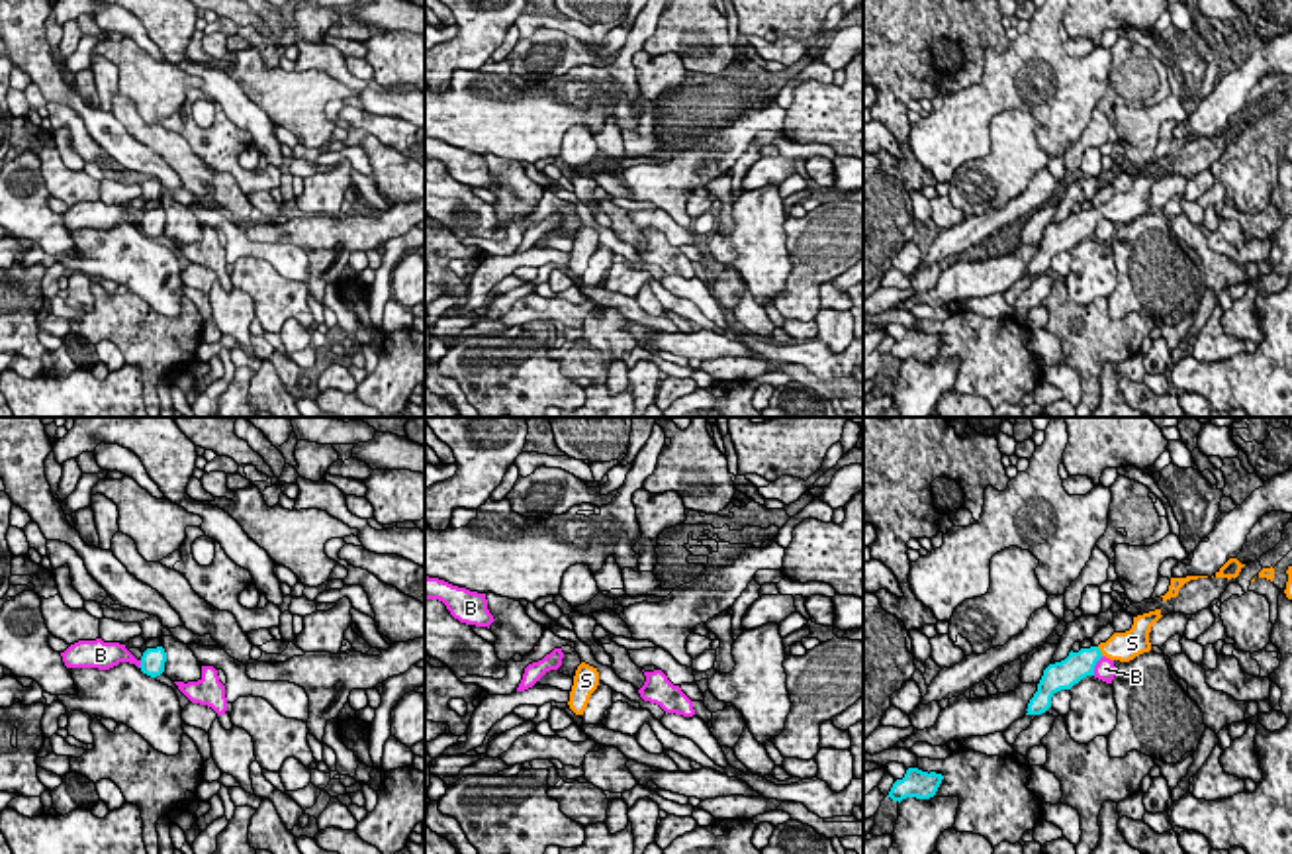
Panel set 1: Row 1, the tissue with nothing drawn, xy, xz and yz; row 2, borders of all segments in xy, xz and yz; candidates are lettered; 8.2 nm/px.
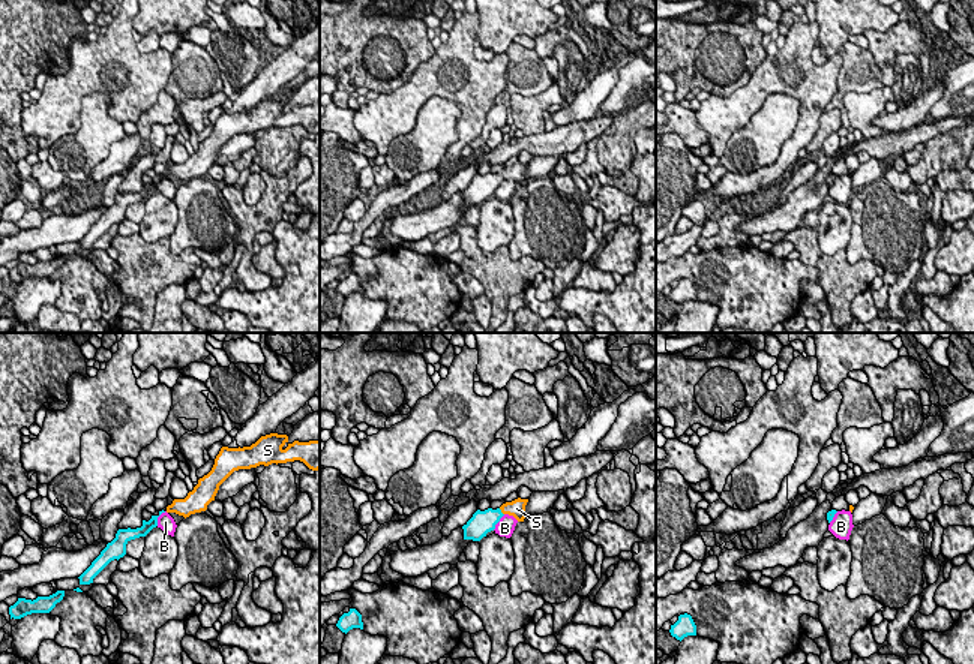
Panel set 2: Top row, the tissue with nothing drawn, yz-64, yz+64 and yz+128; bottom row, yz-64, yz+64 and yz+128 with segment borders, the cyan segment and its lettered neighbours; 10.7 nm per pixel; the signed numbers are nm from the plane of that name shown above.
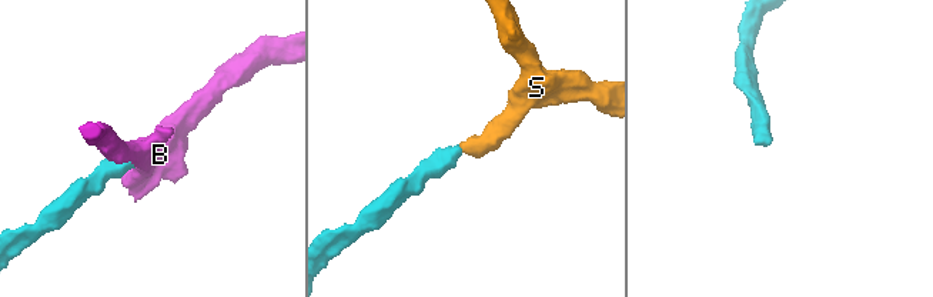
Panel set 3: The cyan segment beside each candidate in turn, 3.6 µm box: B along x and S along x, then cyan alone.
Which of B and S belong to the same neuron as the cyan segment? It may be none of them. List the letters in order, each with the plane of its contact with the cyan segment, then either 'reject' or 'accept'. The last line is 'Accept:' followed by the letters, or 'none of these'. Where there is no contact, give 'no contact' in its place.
B: meets cyan in yz; reject
S: meets cyan in yz; accept
Accept: S

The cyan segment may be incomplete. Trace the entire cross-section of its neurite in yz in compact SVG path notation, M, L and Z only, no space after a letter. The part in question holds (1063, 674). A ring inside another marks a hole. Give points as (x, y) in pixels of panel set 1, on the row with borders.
M1161 609L1133 617L1133 625L1126 633L1114 633L1098 646L1069 652L1061 662L1049 664L1038 684L1038 691L1028 703L1026 715L1041 715L1051 707L1051 697L1061 689L1071 689L1086 676L1094 676L1096 662L1106 656L1110 660L1130 662L1135 656L1149 652L1151 627L1161 619Z

